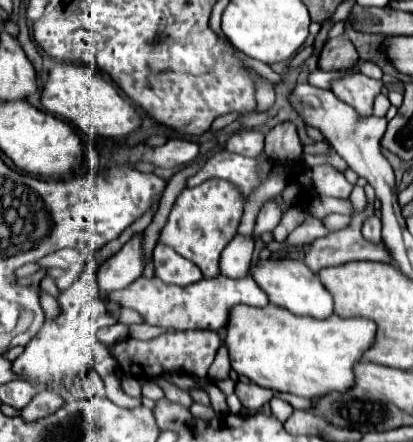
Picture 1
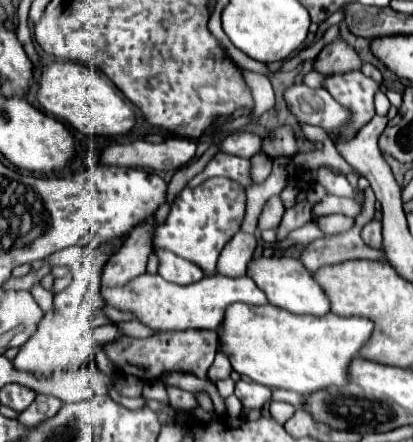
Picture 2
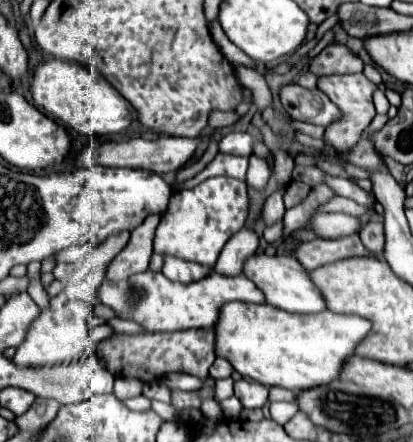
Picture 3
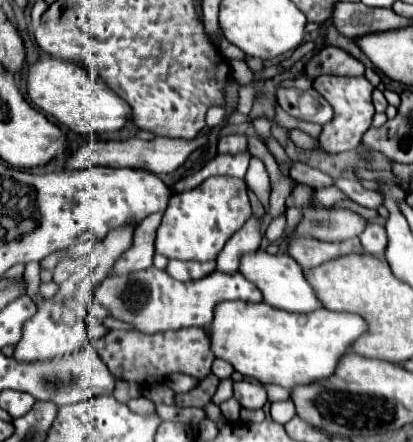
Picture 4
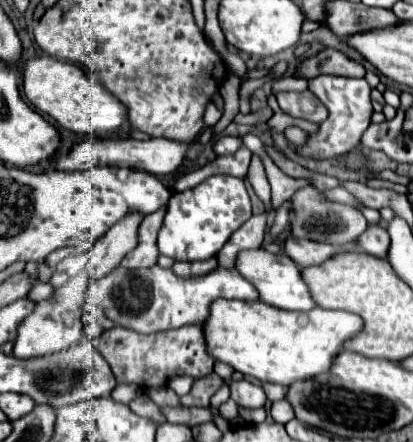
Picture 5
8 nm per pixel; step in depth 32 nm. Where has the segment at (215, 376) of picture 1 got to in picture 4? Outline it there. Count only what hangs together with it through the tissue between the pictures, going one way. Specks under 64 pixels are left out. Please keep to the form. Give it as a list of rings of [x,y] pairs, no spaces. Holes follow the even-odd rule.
[[[214,360],[214,364],[212,364],[212,374],[214,376],[218,376],[218,378],[230,378],[230,374],[234,372],[234,368],[232,368],[232,364],[228,364],[228,362],[224,362],[224,360]]]

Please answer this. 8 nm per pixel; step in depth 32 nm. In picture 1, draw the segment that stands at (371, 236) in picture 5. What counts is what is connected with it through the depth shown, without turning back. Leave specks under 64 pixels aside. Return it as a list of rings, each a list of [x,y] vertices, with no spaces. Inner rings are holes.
[[[370,216],[370,218],[366,218],[364,224],[362,224],[362,234],[364,234],[364,238],[368,238],[368,240],[372,240],[372,242],[380,242],[380,240],[382,240],[382,238],[380,238],[380,228],[382,228],[380,218],[378,218],[378,216]]]

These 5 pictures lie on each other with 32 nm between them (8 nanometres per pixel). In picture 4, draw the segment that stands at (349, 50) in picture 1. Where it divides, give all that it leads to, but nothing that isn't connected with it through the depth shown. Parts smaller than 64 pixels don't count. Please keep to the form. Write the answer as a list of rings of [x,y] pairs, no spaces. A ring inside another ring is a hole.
[[[326,46],[310,58],[310,62],[306,64],[306,74],[314,76],[314,78],[318,78],[322,74],[358,76],[358,74],[364,74],[364,64],[342,48]]]

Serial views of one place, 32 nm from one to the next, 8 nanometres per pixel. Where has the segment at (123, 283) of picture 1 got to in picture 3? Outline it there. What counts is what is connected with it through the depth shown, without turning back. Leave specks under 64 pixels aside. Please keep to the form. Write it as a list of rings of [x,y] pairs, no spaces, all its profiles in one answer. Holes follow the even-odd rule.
[[[158,214],[148,216],[138,228],[130,232],[130,240],[124,246],[124,250],[110,262],[106,270],[108,282],[120,282],[126,280],[132,274],[140,274],[148,270],[150,254],[152,254],[152,236],[160,222]]]

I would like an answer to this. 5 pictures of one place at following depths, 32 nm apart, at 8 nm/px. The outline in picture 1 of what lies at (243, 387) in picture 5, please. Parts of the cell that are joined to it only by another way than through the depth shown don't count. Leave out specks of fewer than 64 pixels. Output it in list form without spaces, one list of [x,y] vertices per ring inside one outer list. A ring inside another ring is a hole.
[[[240,380],[240,382],[236,382],[236,396],[240,398],[240,402],[246,410],[260,410],[270,402],[270,398],[274,394],[250,380]]]

